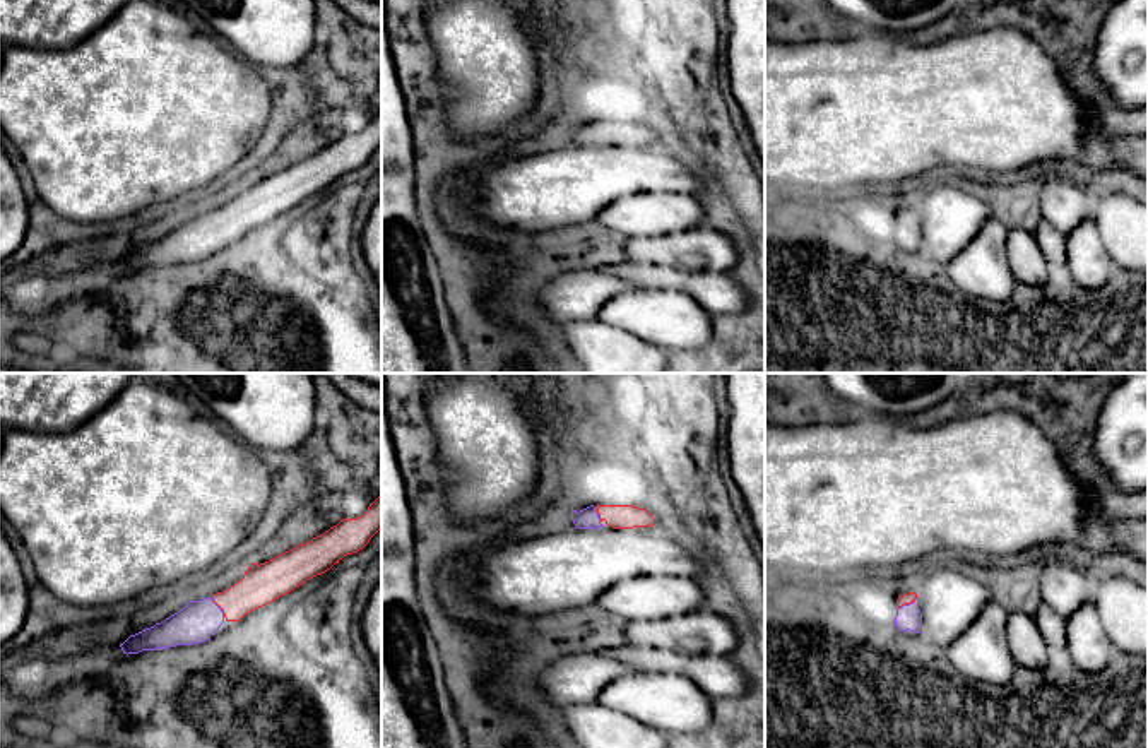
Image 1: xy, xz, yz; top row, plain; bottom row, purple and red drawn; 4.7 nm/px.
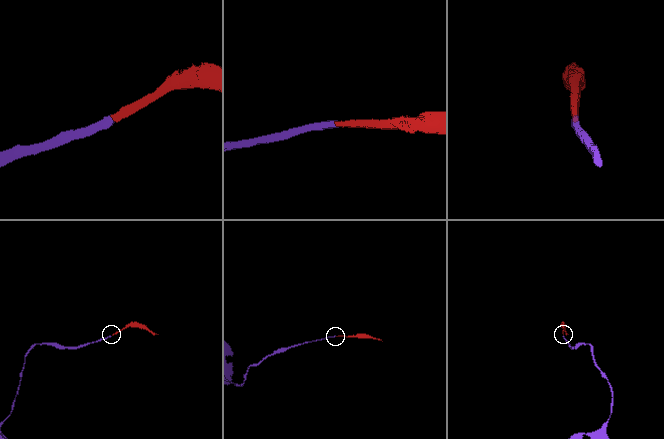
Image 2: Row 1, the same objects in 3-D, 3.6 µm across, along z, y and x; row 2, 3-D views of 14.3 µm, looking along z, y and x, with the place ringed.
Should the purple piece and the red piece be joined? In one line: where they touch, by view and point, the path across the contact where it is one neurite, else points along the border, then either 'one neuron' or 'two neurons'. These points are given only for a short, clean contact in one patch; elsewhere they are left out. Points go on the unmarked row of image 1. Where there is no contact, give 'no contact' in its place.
contact yz (907, 221); way yz (909, 233), (907, 221), (909, 214); one neuron

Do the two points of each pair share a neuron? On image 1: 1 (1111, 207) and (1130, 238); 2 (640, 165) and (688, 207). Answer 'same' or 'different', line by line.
1: same
2: different

